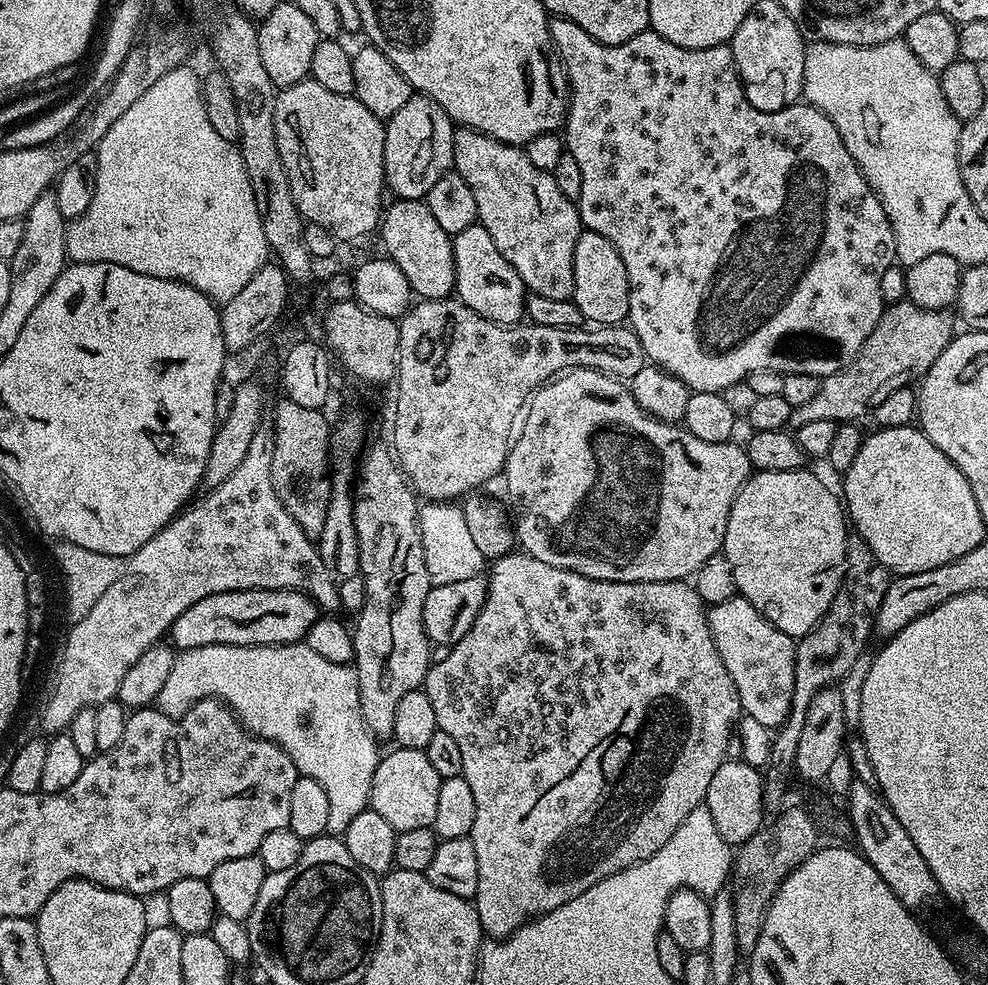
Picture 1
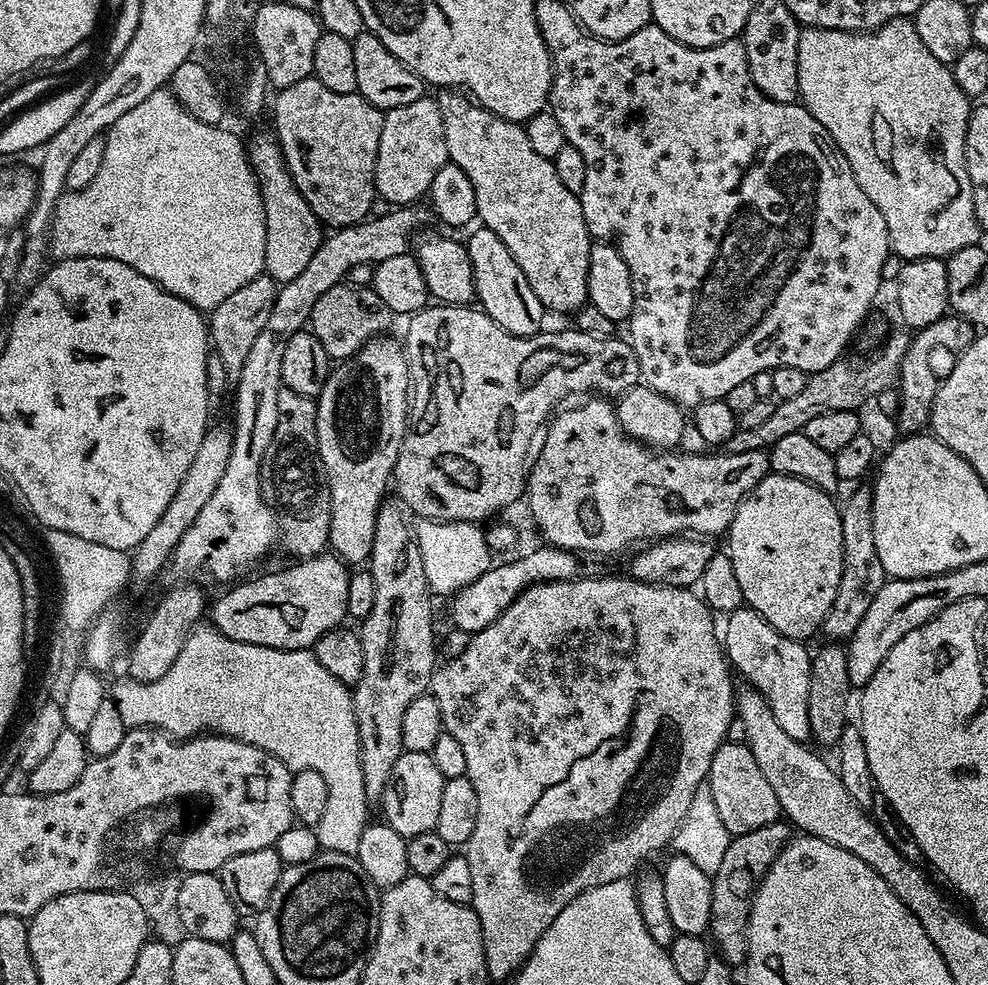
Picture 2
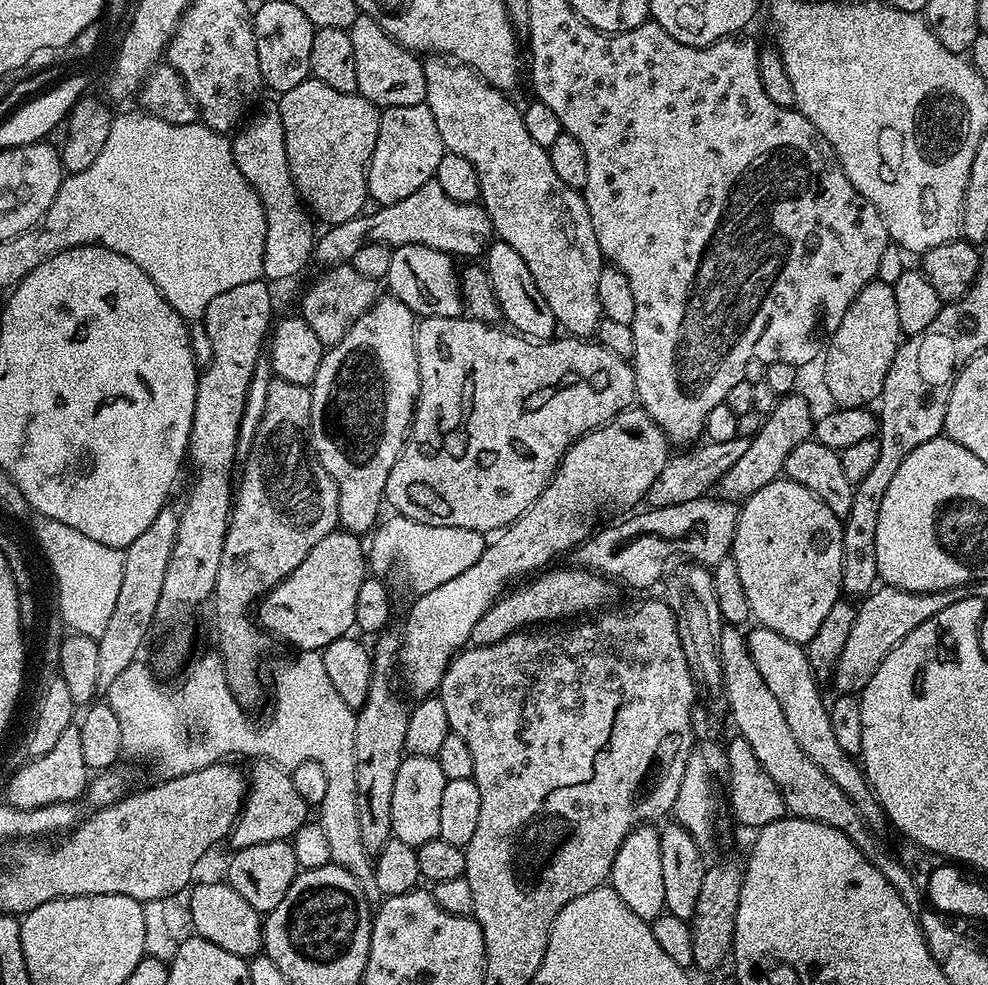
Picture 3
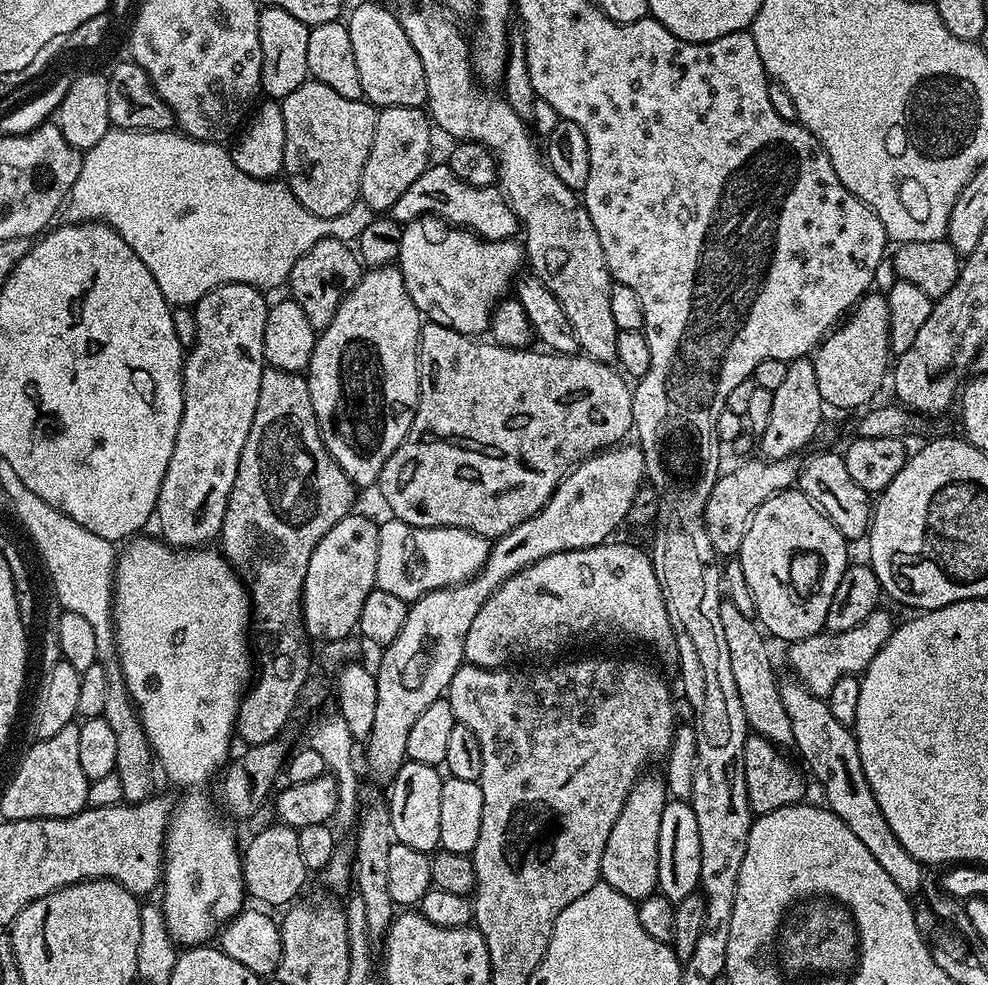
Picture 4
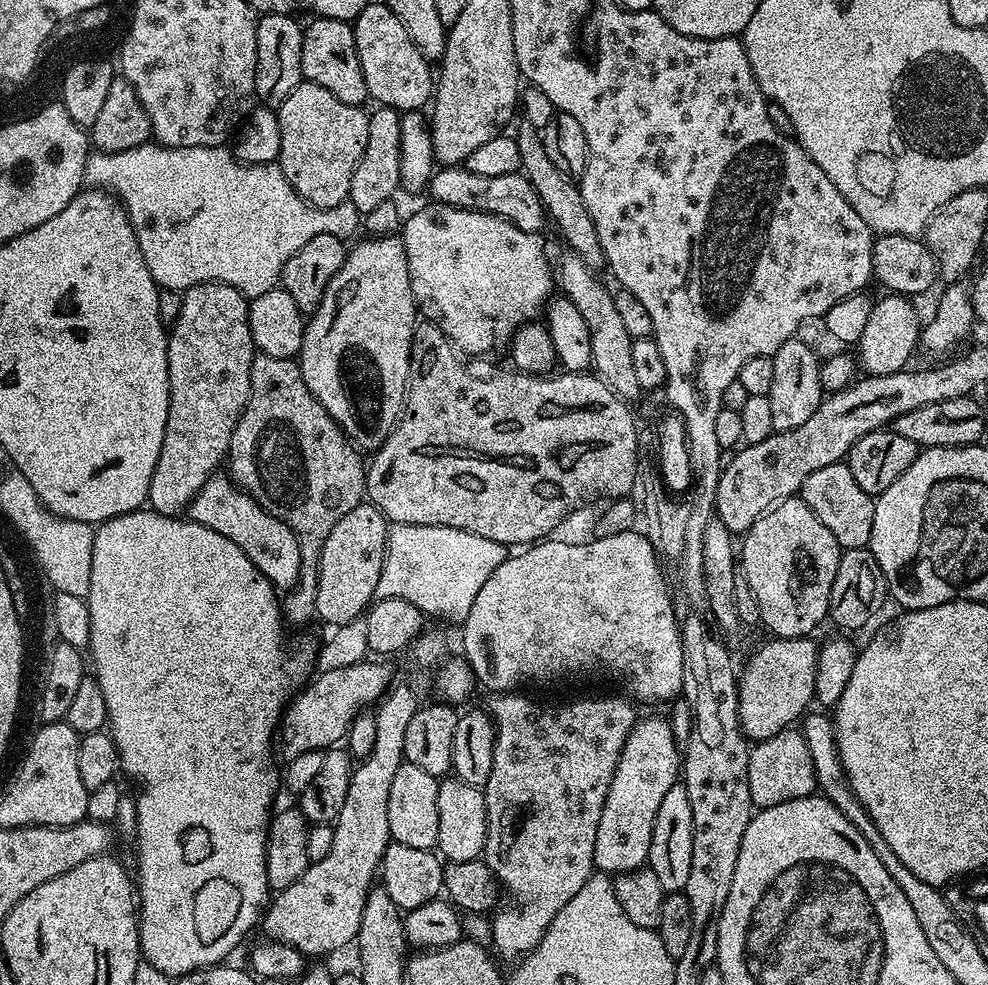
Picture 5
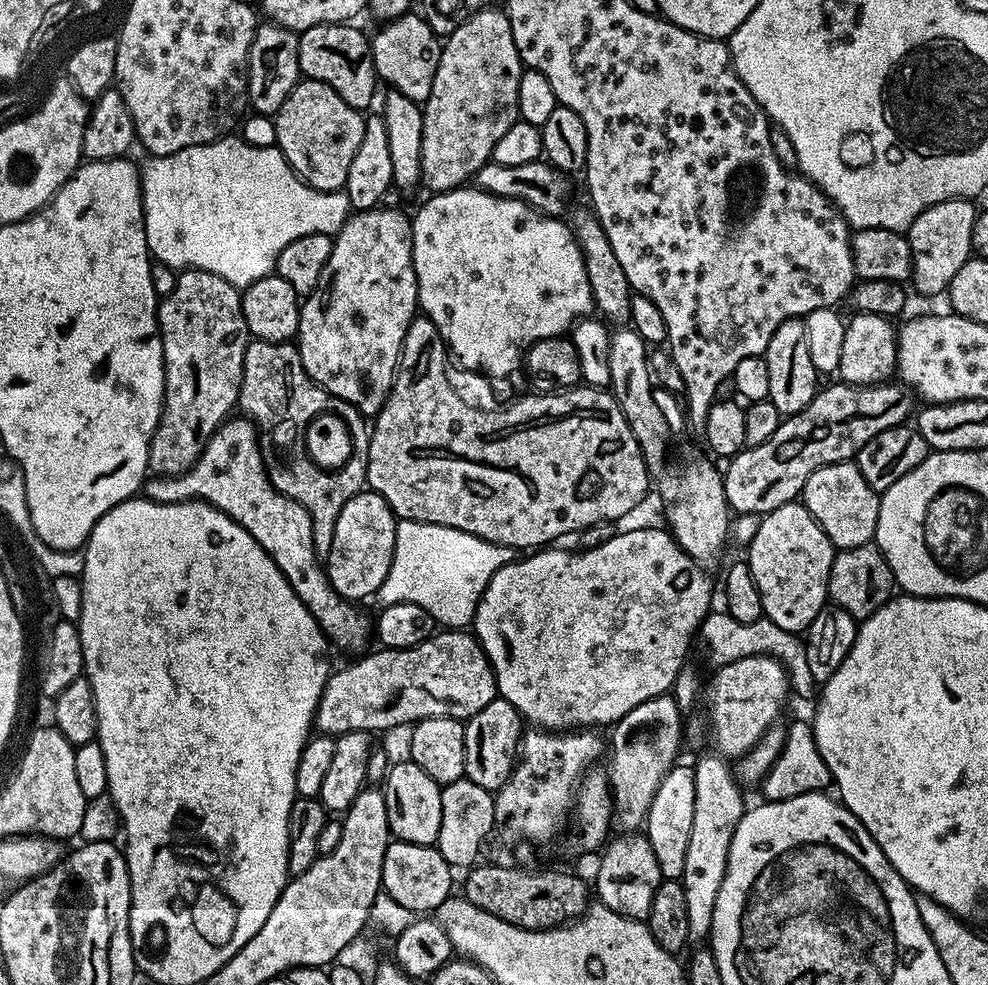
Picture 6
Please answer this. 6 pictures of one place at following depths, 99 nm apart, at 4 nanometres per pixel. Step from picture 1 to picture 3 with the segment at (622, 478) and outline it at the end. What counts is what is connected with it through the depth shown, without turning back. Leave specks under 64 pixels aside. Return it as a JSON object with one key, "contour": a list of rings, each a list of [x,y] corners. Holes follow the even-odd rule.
{"contour":[[[781,395],[776,401],[776,409],[767,413],[761,427],[755,429],[754,435],[746,446],[746,454],[742,454],[742,458],[738,458],[738,462],[734,462],[734,466],[726,470],[726,474],[720,479],[718,492],[723,499],[743,502],[758,490],[762,490],[762,486],[766,486],[783,473],[784,463],[790,450],[794,450],[798,442],[807,440],[813,435],[812,408],[808,405],[806,397],[798,395]]]}

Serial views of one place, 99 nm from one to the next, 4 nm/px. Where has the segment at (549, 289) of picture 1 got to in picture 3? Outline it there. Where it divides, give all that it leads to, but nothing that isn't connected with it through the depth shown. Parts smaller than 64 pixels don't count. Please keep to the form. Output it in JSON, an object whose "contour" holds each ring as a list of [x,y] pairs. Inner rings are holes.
{"contour":[[[439,54],[429,55],[423,66],[426,74],[424,103],[430,114],[434,114],[434,123],[438,126],[438,134],[442,134],[445,149],[462,154],[462,158],[474,166],[480,187],[479,203],[490,214],[493,233],[514,246],[522,262],[530,266],[530,274],[534,274],[542,298],[546,298],[550,310],[554,310],[557,325],[563,331],[565,328],[568,331],[565,333],[572,338],[595,337],[604,315],[598,302],[598,274],[606,267],[606,261],[600,252],[598,238],[594,238],[594,226],[583,195],[558,178],[548,150],[530,138],[523,111],[515,108],[505,93],[476,75],[473,68]]]}

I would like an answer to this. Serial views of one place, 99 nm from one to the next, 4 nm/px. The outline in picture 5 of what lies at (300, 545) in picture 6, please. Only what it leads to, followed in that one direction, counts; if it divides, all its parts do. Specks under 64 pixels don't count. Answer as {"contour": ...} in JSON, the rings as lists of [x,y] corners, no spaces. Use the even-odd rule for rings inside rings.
{"contour":[[[227,475],[211,476],[190,505],[191,519],[210,530],[218,530],[234,546],[238,546],[258,566],[258,570],[277,590],[291,590],[300,581],[302,554],[294,530],[286,522],[272,516],[250,495],[236,485]]]}

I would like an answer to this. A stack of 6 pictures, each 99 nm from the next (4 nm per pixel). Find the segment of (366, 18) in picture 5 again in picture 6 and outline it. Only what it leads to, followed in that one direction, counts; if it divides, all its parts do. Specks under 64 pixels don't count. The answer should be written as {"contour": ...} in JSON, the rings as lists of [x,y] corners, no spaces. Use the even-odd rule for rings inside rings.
{"contour":[[[405,14],[379,25],[376,33],[371,33],[372,61],[376,75],[384,80],[389,89],[400,91],[406,97],[417,102],[430,98],[434,86],[434,74],[440,61],[441,37],[424,21],[423,15]]]}

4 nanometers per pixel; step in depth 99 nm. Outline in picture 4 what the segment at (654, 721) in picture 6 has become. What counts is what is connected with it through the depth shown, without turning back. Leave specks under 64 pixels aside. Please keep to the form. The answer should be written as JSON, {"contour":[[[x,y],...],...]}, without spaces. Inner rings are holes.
{"contour":[[[641,775],[630,790],[622,812],[610,830],[610,838],[606,838],[600,867],[601,881],[634,902],[644,900],[657,891],[658,829],[662,827],[662,810],[670,799],[663,779],[659,775],[648,775]]]}

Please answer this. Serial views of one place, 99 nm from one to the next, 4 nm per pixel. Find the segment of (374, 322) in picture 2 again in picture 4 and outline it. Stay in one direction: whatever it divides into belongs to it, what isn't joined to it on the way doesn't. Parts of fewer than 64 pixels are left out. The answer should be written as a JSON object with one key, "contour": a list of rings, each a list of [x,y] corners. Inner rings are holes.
{"contour":[[[321,238],[306,250],[294,262],[286,281],[286,288],[289,288],[290,299],[302,306],[306,318],[310,318],[310,326],[323,330],[330,326],[342,298],[360,280],[362,275],[362,261],[355,251],[345,241],[334,238]]]}

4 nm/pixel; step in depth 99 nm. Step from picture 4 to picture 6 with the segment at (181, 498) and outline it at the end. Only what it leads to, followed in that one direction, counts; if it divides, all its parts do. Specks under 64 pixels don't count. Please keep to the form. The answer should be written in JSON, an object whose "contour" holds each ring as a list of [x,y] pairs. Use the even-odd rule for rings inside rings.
{"contour":[[[190,268],[177,275],[174,290],[159,301],[158,319],[164,351],[164,405],[150,442],[148,459],[149,469],[157,476],[180,476],[190,471],[210,438],[237,407],[242,386],[242,362],[250,339],[246,318],[240,309],[241,295],[241,289],[218,278],[218,274]]]}

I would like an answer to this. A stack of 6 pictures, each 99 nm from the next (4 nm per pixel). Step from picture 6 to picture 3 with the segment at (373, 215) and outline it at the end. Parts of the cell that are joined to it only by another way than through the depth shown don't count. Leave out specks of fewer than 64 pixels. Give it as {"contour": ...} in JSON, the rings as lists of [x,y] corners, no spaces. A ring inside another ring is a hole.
{"contour":[[[391,294],[381,295],[372,304],[371,310],[362,314],[346,334],[336,344],[325,351],[322,362],[318,366],[318,374],[314,374],[312,389],[312,426],[310,429],[310,447],[319,460],[321,466],[330,474],[330,478],[338,486],[338,518],[339,527],[346,532],[368,534],[375,529],[381,519],[380,503],[385,503],[386,478],[390,478],[390,470],[394,470],[394,462],[398,462],[400,451],[404,449],[404,442],[412,426],[412,417],[416,411],[416,398],[420,395],[420,375],[418,374],[418,354],[416,353],[416,326],[418,320],[409,308],[398,297]]]}

